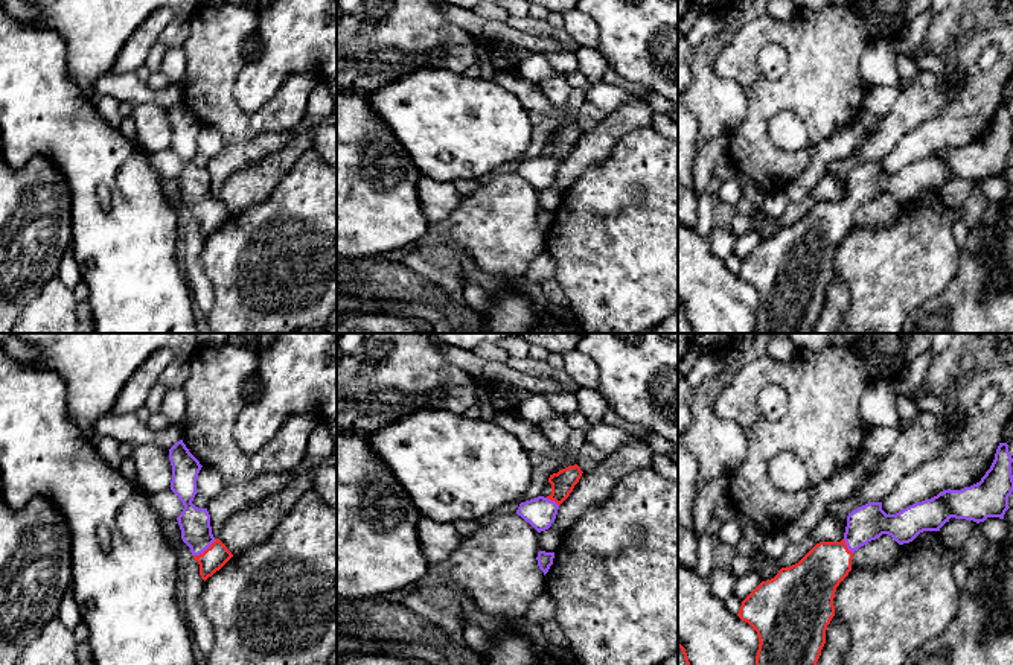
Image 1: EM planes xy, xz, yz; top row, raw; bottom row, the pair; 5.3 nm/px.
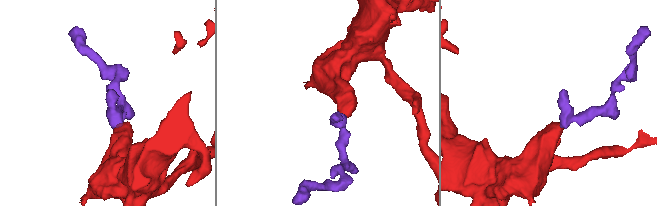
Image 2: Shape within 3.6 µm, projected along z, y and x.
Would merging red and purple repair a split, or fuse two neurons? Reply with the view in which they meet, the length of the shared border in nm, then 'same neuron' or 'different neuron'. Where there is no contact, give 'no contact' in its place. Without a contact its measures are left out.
contact in xy; length 150 nm; same neuron

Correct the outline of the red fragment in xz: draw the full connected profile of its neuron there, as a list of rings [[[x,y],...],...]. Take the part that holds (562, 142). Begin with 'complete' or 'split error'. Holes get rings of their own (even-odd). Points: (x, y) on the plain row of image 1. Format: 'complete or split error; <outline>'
split error; [[[574,123],[550,134],[551,154],[521,161],[516,173],[538,192],[548,189],[556,178],[559,164],[570,155],[582,132],[580,126]]]

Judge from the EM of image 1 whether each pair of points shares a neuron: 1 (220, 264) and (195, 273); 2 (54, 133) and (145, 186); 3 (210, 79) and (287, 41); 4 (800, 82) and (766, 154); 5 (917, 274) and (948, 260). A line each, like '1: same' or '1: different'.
1: different
2: same
3: different
4: same
5: same

